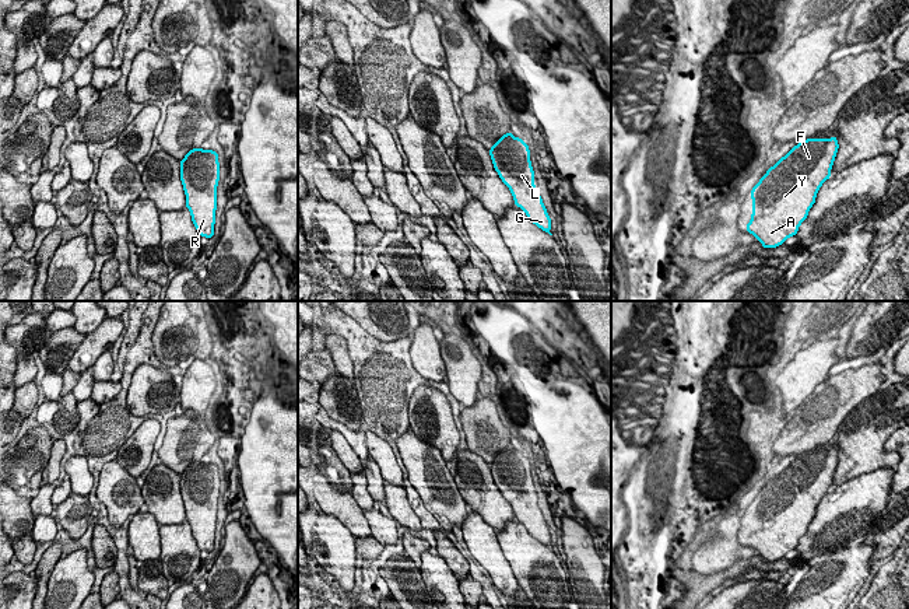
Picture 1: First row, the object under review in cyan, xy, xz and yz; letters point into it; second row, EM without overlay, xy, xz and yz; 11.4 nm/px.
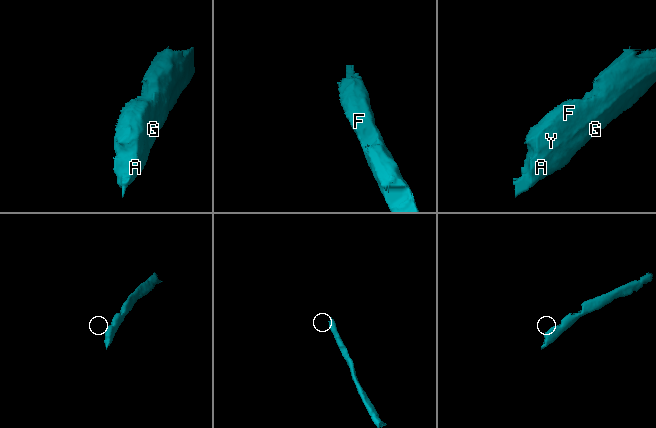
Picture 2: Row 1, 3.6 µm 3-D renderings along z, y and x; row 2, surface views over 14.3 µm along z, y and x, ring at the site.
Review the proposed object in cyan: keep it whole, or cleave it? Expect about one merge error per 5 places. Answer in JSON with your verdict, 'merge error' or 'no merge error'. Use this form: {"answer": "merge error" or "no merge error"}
{"answer": "no merge error"}

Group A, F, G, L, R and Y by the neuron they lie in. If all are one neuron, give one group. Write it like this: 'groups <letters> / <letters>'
groups A F G L R Y

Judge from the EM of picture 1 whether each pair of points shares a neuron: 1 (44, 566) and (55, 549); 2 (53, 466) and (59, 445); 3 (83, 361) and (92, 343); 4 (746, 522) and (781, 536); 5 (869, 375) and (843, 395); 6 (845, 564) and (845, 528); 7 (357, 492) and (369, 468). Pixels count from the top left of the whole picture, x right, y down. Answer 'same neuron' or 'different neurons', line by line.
1: same neuron
2: same neuron
3: same neuron
4: same neuron
5: same neuron
6: different neurons
7: different neurons

